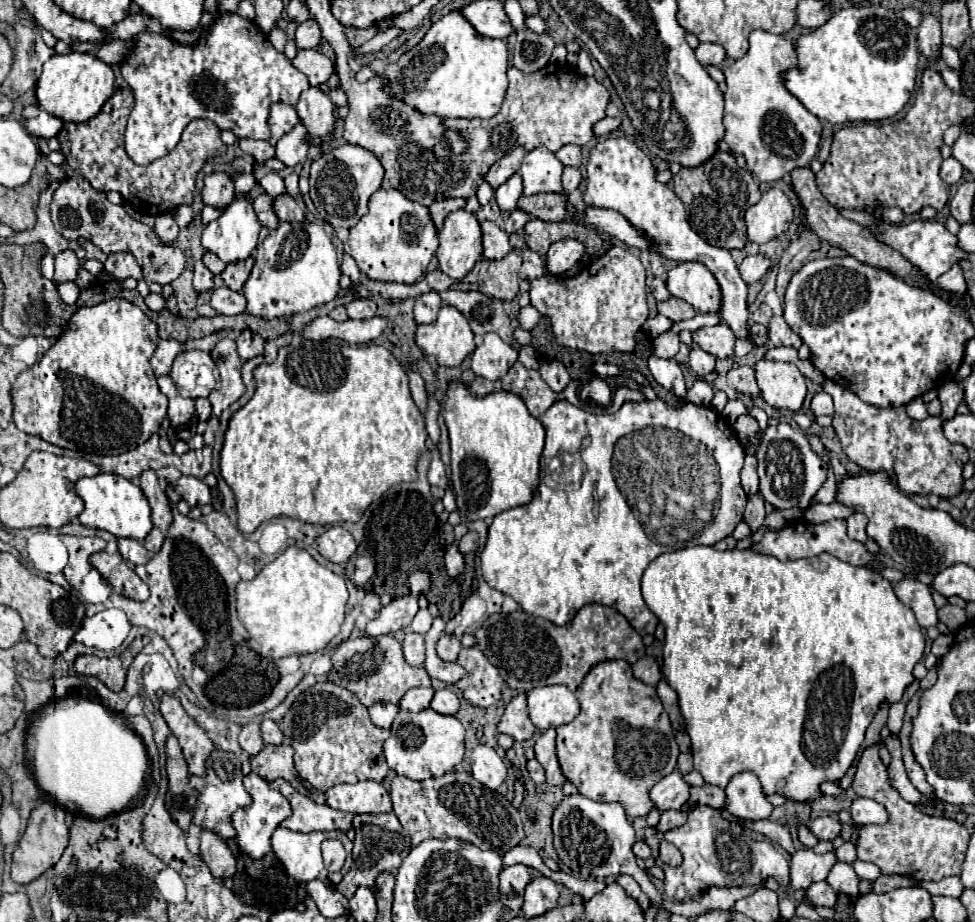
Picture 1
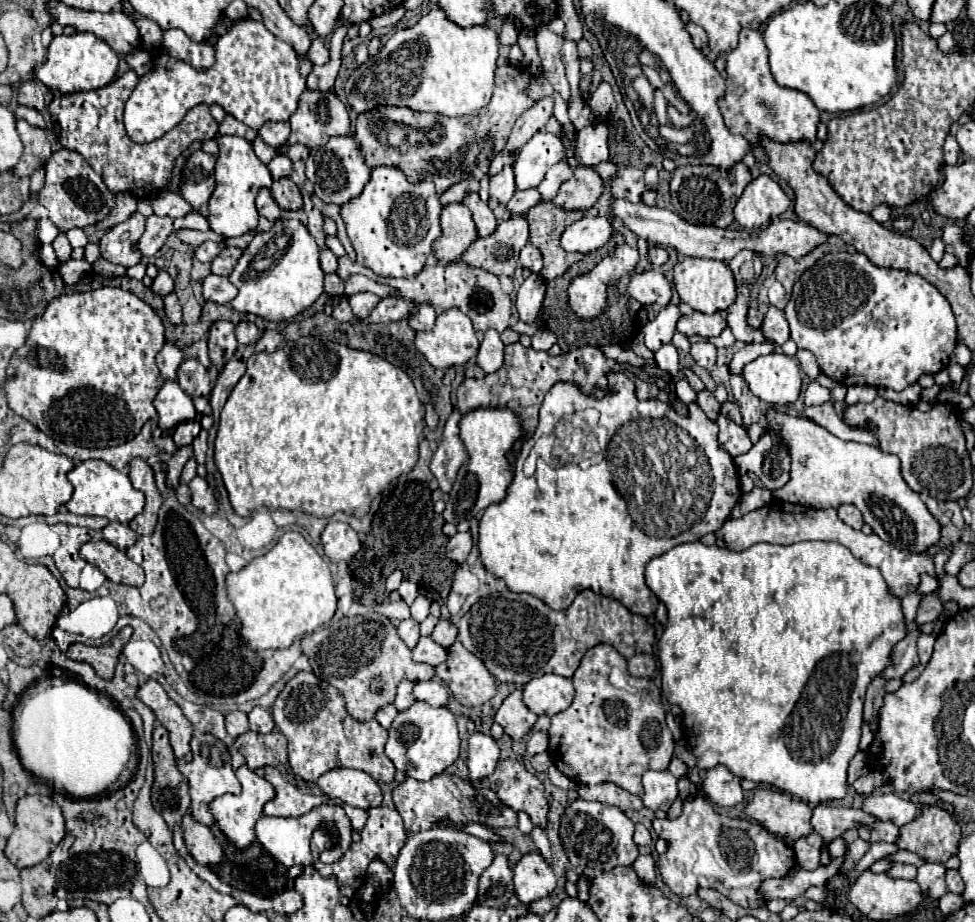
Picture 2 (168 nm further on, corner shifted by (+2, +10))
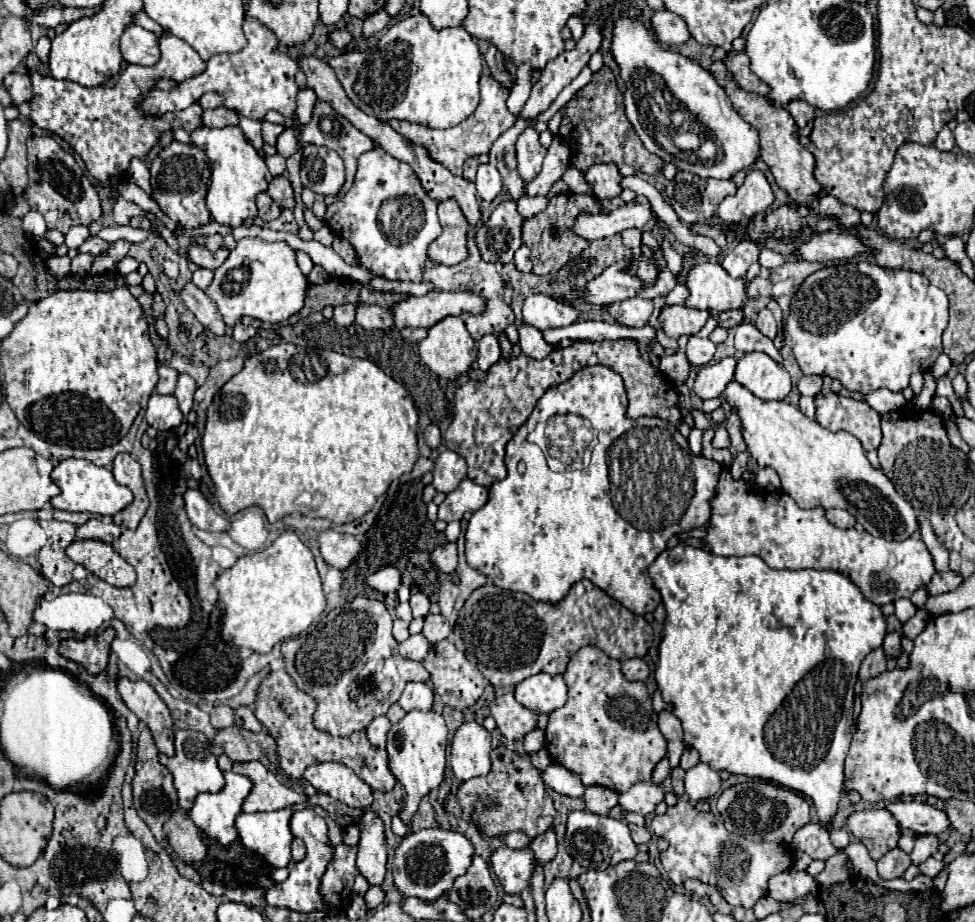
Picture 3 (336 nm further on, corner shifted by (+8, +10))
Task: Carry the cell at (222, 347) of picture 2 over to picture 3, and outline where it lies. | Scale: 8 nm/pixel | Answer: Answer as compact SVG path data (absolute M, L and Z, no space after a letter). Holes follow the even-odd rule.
M188 281L184 285L184 289L180 291L180 297L186 303L186 307L196 315L196 319L206 327L206 331L210 335L216 335L216 337L224 335L226 325L224 325L224 321L220 321L216 305L204 295L202 289L198 289L192 281Z

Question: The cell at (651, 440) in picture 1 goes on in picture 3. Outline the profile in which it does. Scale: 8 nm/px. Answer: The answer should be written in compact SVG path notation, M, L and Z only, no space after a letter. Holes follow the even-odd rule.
M604 365L584 367L578 373L574 373L566 383L560 383L556 389L548 389L548 393L544 393L544 397L536 403L536 407L534 407L532 415L528 417L528 421L516 431L516 435L506 445L506 467L508 467L508 477L502 479L502 481L492 483L488 487L488 501L486 501L486 505L480 507L478 511L474 511L472 517L470 517L470 521L468 521L468 527L466 527L466 561L468 561L468 565L474 567L474 569L478 569L480 573L484 573L486 577L490 577L492 581L496 581L496 585L500 585L506 591L522 591L522 593L530 595L532 599L546 601L546 603L558 603L558 601L562 601L566 597L568 589L576 581L590 579L594 585L598 585L600 589L604 589L610 597L614 597L616 601L620 601L626 609L630 609L636 615L650 613L650 611L654 611L662 603L662 597L660 597L658 589L652 585L652 581L648 577L648 567L666 549L666 541L670 537L674 537L676 533L682 533L682 531L698 529L698 527L702 527L702 525L708 523L708 517L710 517L710 497L714 495L714 489L718 485L718 477L720 477L720 471L722 471L720 463L716 463L712 459L706 459L706 457L694 457L692 451L690 451L690 447L688 447L688 441L668 421L660 421L658 417L628 419L626 417L626 391L624 391L622 377L616 371L612 371L612 369L604 367ZM564 413L576 413L576 415L588 419L592 423L592 427L598 431L598 445L592 449L592 461L590 461L590 465L586 469L580 469L580 471L558 473L558 471L550 471L546 463L526 463L526 473L520 475L516 471L516 463L518 461L526 461L528 453L530 453L530 447L532 447L532 445L522 445L526 441L528 433L532 433L538 423L548 421L552 415L564 415Z

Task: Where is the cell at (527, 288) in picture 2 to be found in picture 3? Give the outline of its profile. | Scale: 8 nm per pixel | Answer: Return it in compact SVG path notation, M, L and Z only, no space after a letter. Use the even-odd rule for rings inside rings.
M522 323L518 327L518 333L520 333L520 349L526 357L532 357L532 359L544 359L550 355L552 351L552 345L546 343L542 331L538 331L536 327L532 325L526 325Z

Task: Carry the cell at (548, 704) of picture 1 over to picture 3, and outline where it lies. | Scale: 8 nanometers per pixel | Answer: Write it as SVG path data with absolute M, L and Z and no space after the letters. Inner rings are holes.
M538 673L516 685L516 701L534 713L552 713L566 703L566 683L562 675Z

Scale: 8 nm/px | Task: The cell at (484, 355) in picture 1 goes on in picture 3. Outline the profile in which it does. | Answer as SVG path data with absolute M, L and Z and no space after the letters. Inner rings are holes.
M488 335L488 337L482 337L478 341L478 359L476 361L478 361L478 367L482 371L488 371L494 363L498 363L500 355L502 355L502 351L500 351L498 337Z

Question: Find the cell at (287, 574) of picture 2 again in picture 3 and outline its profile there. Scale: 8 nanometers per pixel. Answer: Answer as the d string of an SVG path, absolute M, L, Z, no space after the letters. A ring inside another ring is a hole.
M292 529L284 531L268 549L262 549L254 555L244 555L234 563L234 567L222 571L216 577L216 589L218 599L224 607L220 631L222 639L234 643L236 647L248 647L254 653L268 653L276 643L300 635L326 607L326 597L322 593L322 581L316 571L314 555Z

